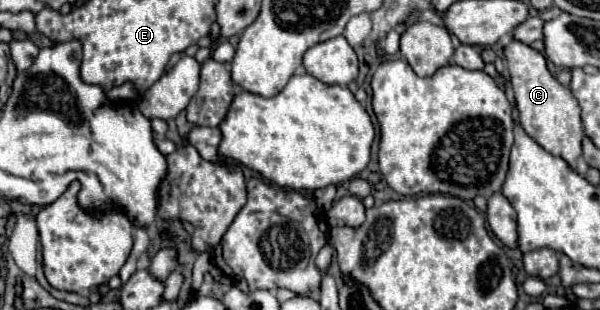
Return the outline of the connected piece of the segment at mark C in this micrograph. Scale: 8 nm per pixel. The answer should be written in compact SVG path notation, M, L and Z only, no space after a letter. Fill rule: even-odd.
M510 39L510 43L504 47L504 57L510 71L510 83L516 93L522 129L548 153L560 155L572 169L576 169L576 157L582 155L584 137L578 101L572 97L570 89L562 87L556 81L556 77L548 71L544 55L532 49L530 45Z

